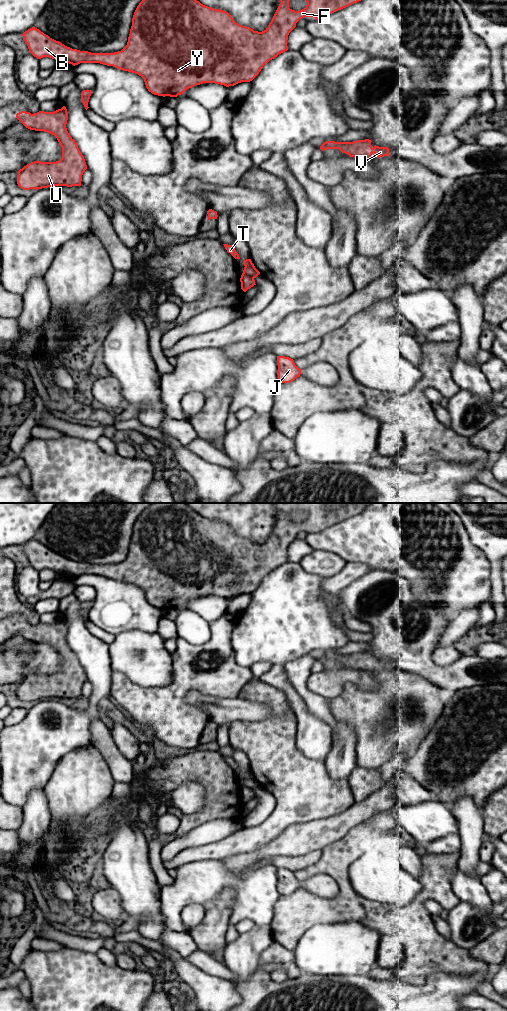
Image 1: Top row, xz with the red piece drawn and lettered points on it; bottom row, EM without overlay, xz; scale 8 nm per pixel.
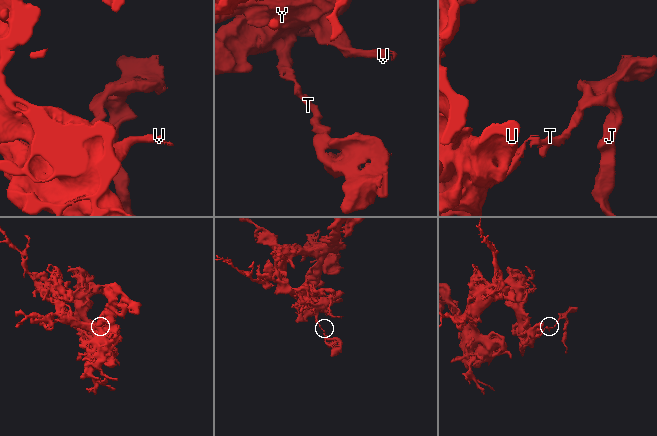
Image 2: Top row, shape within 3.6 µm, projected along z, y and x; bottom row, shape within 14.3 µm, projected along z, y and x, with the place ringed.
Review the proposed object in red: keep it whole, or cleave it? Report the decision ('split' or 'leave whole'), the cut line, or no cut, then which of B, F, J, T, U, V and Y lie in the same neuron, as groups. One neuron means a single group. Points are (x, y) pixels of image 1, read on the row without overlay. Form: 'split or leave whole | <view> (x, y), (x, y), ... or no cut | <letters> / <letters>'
split | xz (243, 784), (253, 790) | B F T U V Y / J

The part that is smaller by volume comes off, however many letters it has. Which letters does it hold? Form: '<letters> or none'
J

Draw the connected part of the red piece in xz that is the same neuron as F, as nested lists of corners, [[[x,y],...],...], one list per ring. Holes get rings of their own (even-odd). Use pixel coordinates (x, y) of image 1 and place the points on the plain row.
[[[152,503],[137,518],[127,557],[121,563],[91,565],[72,561],[34,538],[22,548],[29,565],[37,571],[49,569],[73,578],[80,575],[113,578],[141,588],[148,603],[154,607],[177,609],[203,595],[229,599],[252,593],[266,575],[288,562],[288,547],[300,531],[314,529],[320,532],[361,513],[369,503],[346,503],[336,509],[330,509],[327,503],[274,504],[281,515],[262,544],[236,535],[228,524],[205,518],[185,503]],[[292,511],[303,511],[307,517],[302,522],[292,522],[289,520]]]

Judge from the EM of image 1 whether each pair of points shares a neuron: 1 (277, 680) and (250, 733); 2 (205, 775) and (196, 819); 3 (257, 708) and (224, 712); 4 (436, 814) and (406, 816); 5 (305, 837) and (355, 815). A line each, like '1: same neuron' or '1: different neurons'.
1: different neurons
2: same neuron
3: same neuron
4: same neuron
5: same neuron

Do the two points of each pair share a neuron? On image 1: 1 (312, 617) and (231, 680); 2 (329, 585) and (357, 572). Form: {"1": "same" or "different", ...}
{"1": "different", "2": "same"}

